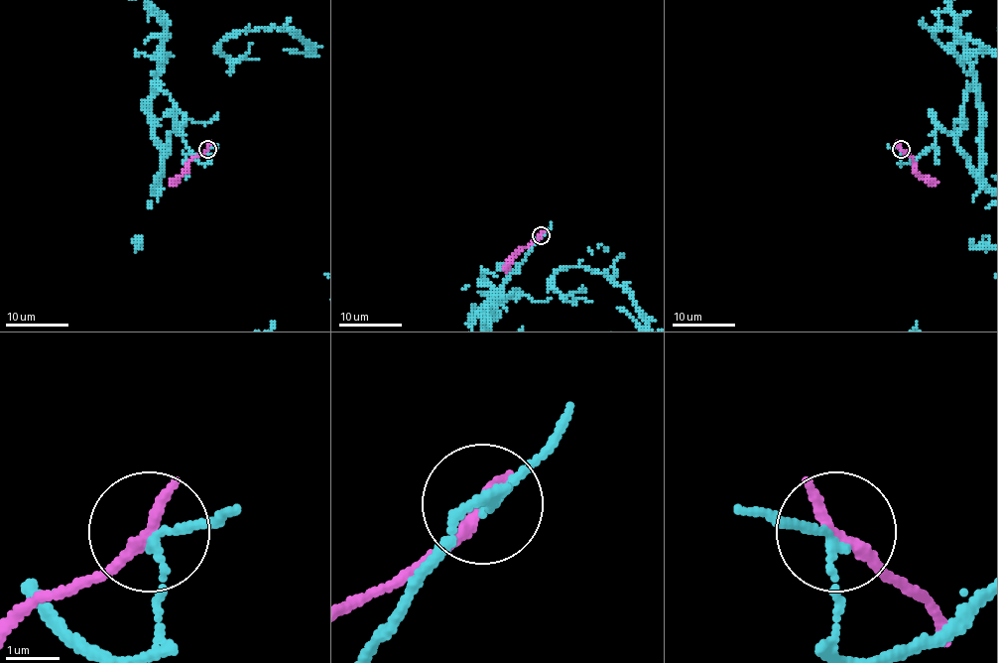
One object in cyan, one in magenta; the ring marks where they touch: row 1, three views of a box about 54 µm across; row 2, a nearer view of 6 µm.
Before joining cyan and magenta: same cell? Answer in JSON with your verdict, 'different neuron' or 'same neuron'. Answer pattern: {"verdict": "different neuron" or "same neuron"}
{"verdict": "different neuron"}

